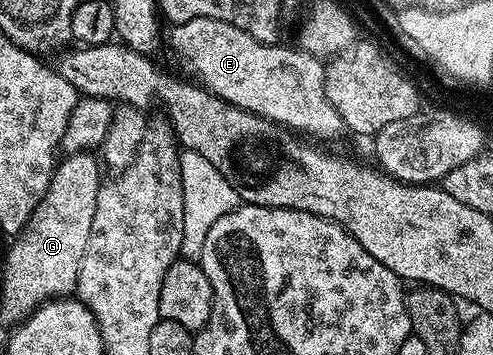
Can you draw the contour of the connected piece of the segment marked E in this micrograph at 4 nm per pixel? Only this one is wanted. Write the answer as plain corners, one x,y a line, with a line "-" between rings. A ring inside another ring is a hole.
209,17
181,21
171,28
172,49
177,59
215,97
256,113
269,123
277,121
285,125
285,130
300,135
336,137
345,132
344,120
334,111
326,93
325,62
303,48
287,49
281,43
265,43
230,23

